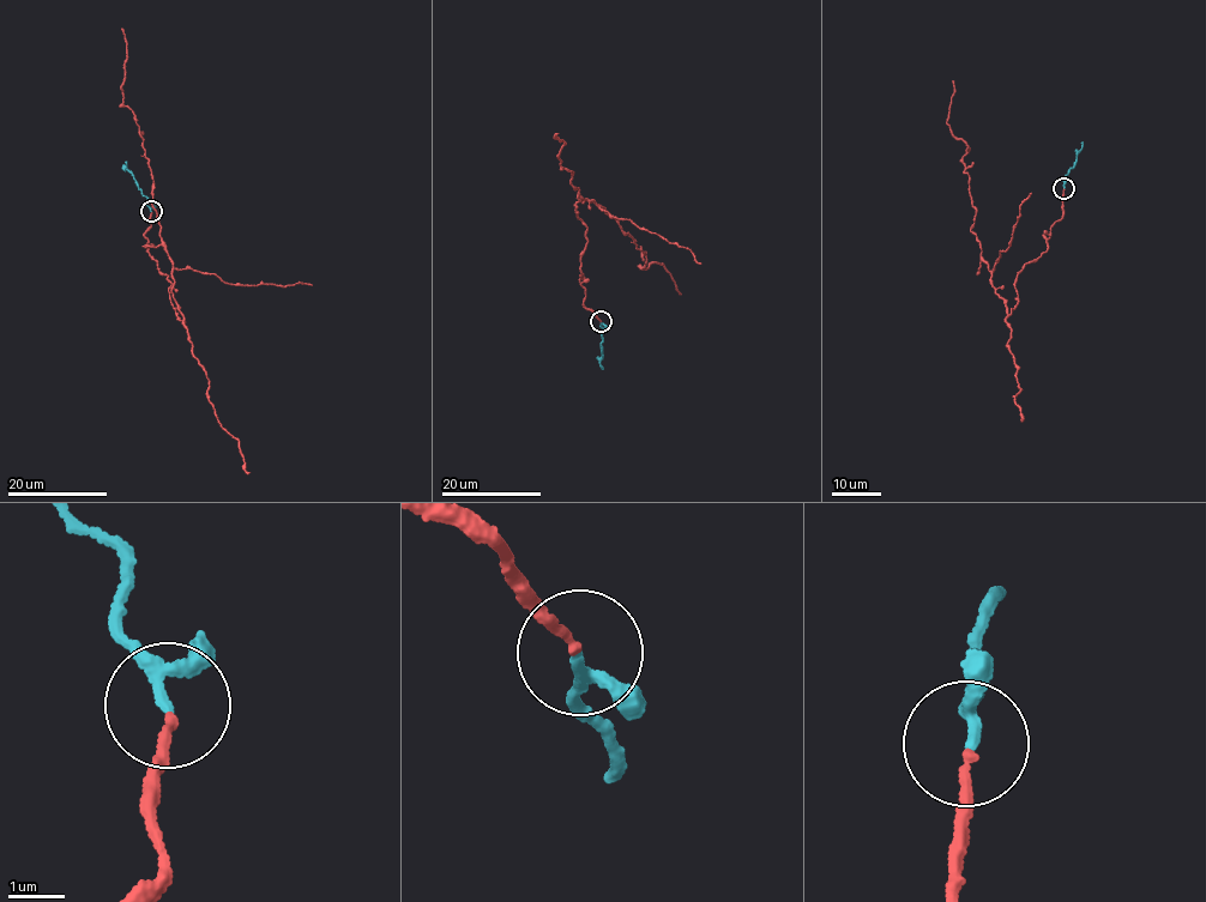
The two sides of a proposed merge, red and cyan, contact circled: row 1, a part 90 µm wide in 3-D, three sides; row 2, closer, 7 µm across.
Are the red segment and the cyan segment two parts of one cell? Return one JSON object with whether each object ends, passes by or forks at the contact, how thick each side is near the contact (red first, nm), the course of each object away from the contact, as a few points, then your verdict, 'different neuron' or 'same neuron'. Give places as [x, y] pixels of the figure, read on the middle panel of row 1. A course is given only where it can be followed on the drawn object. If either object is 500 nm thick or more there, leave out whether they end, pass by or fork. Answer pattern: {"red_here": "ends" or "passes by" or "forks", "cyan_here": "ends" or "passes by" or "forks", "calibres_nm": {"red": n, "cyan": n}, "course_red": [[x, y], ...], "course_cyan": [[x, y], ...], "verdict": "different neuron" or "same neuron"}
{"red_here": "ends", "cyan_here": "passes by", "calibres_nm": {"red": 160, "cyan": 160}, "course_red": [[601, 321], [583, 304], [577, 195], [616, 217], [647, 259], [641, 267], [663, 264], [679, 294]], "course_cyan": [[601, 321], [604, 331], [602, 369]], "verdict": "same neuron"}

